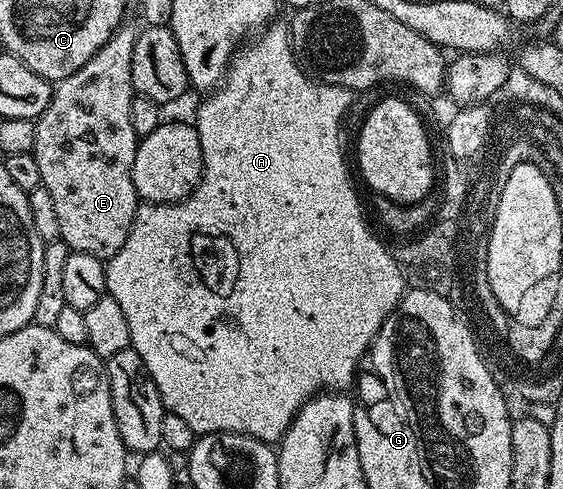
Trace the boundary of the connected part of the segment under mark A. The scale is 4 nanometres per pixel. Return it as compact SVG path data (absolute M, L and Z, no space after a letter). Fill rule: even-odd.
M271 23L257 37L259 40L255 44L247 43L235 51L224 79L199 106L198 117L193 117L192 123L198 129L202 147L201 182L189 196L174 204L139 203L120 250L105 261L107 293L116 298L120 310L124 310L130 347L140 354L146 374L160 394L163 409L176 414L176 418L184 418L195 434L239 432L271 446L281 441L296 413L311 398L327 390L346 390L354 380L358 359L369 353L376 334L394 312L395 303L404 295L404 281L400 270L395 267L395 253L386 252L385 246L366 225L358 192L350 181L350 172L342 157L342 136L338 131L350 108L351 89L311 79L290 49L287 25L278 23Z

